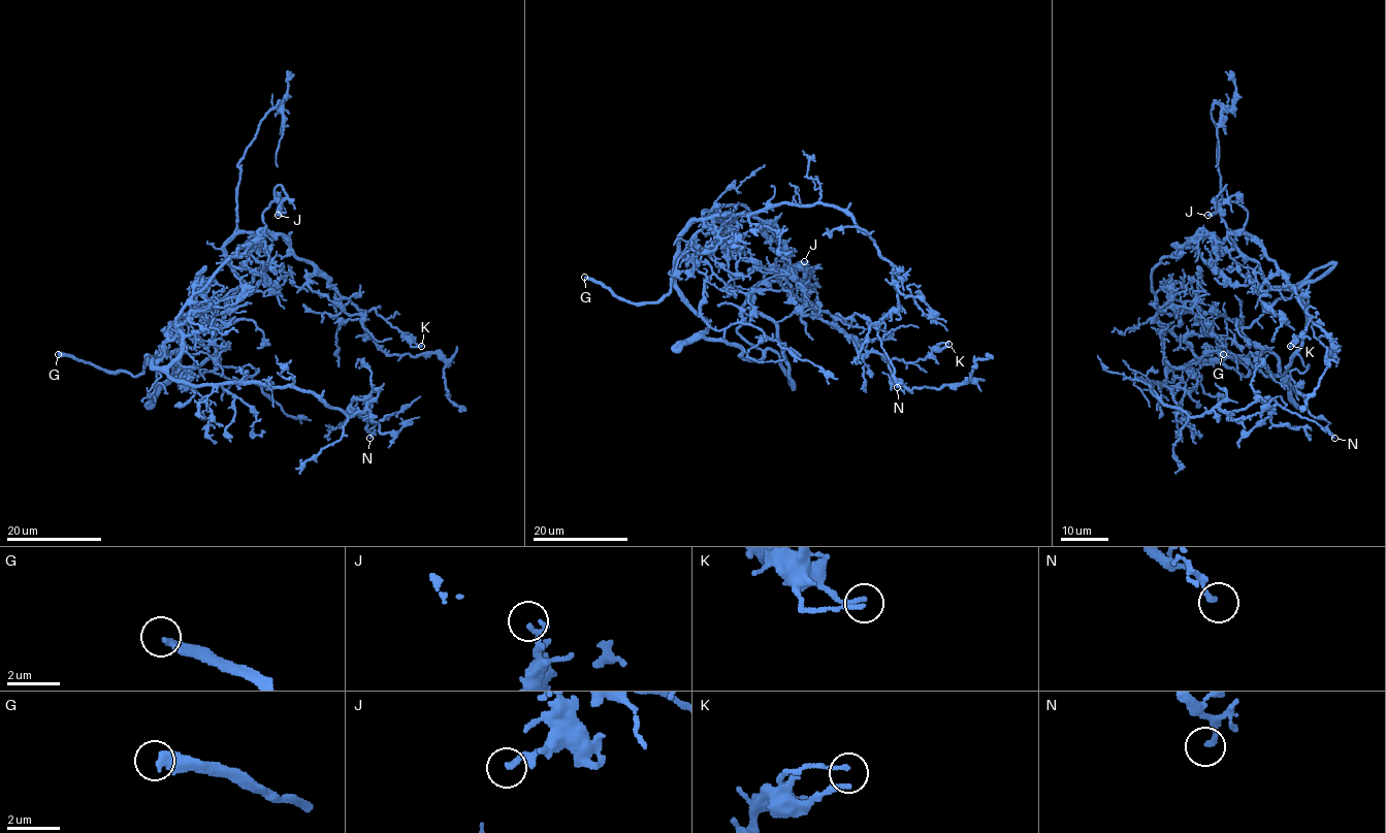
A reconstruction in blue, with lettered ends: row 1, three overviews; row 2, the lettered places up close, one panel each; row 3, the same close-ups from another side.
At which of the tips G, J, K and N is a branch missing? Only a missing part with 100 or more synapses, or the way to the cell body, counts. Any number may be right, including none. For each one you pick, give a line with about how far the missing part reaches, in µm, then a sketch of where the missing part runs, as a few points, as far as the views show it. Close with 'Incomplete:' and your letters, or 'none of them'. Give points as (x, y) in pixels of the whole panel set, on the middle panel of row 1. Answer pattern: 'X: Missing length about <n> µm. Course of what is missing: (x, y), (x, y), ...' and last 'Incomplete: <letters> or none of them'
G: Missing length about 40 µm
Incomplete: G

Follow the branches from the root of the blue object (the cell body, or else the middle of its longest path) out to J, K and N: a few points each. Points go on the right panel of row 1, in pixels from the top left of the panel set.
J: (1155, 294), (1151, 270), (1163, 258), (1205, 234), (1221, 245), (1248, 213), (1225, 185), (1207, 215)
K: (1155, 294), (1152, 268), (1188, 247), (1232, 285), (1255, 275), (1257, 287), (1281, 273), (1310, 316), (1290, 346)
N: (1155, 294), (1165, 380), (1150, 383), (1164, 405), (1200, 416), (1215, 407), (1231, 412), (1270, 398), (1334, 438)

